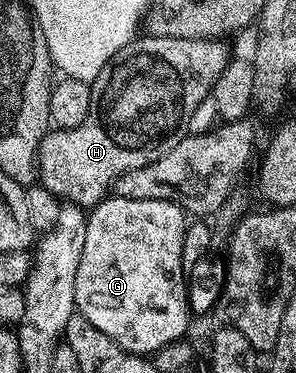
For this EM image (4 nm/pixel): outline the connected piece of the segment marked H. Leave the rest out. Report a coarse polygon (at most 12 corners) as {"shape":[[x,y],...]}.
{"shape":[[221,40],[125,45],[80,127],[47,132],[41,188],[93,209],[187,137]]}

